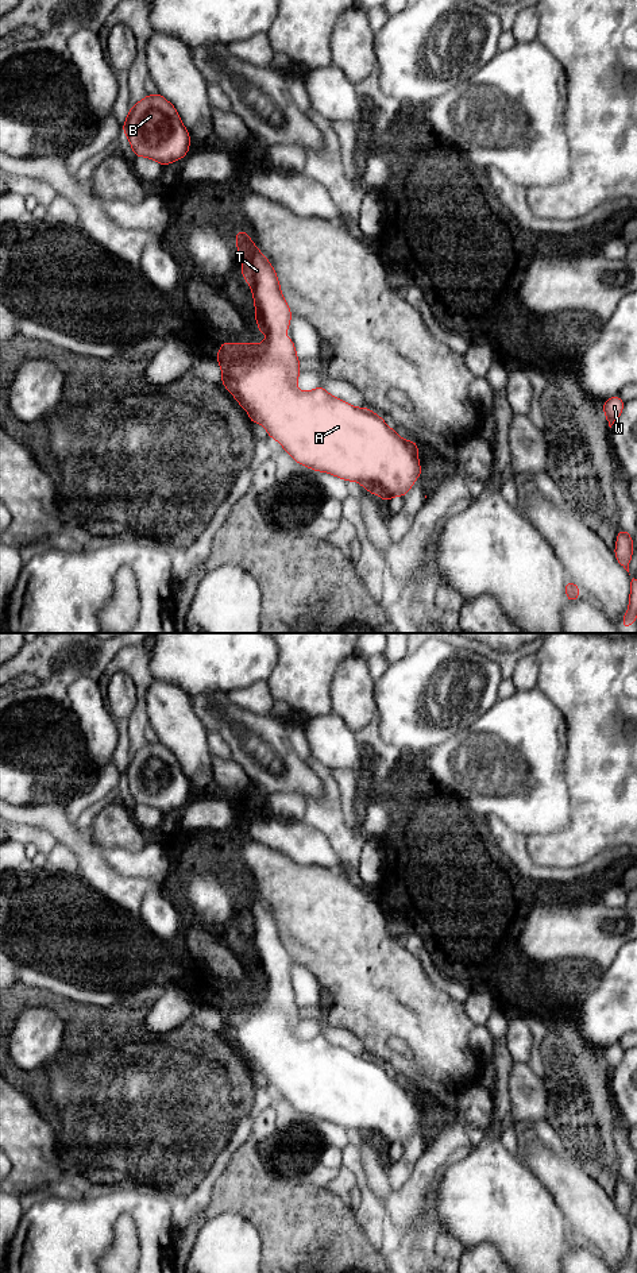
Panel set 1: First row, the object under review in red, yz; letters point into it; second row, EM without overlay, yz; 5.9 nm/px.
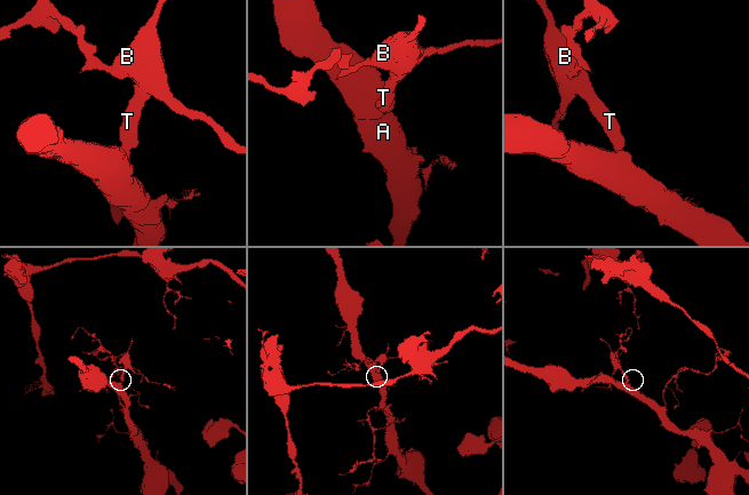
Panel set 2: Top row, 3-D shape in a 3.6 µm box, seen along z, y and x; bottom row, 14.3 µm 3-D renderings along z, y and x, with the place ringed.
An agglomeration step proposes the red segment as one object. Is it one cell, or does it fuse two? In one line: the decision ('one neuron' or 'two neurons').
one neuron

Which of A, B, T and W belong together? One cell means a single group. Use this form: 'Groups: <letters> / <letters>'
Groups: A B T W

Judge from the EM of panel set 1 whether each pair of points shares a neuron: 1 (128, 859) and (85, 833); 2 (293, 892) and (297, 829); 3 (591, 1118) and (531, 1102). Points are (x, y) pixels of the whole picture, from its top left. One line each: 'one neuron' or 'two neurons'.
1: one neuron
2: two neurons
3: two neurons

